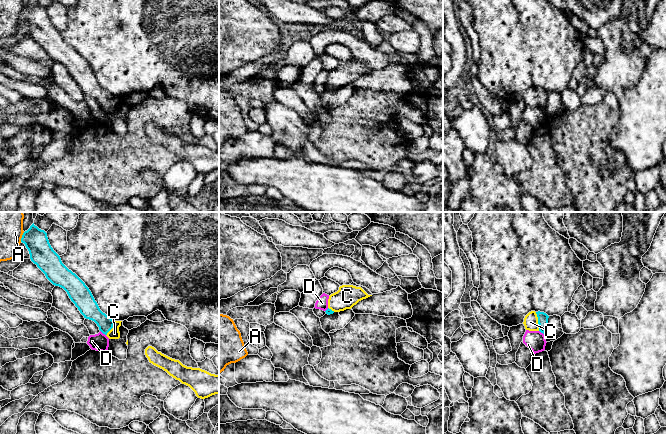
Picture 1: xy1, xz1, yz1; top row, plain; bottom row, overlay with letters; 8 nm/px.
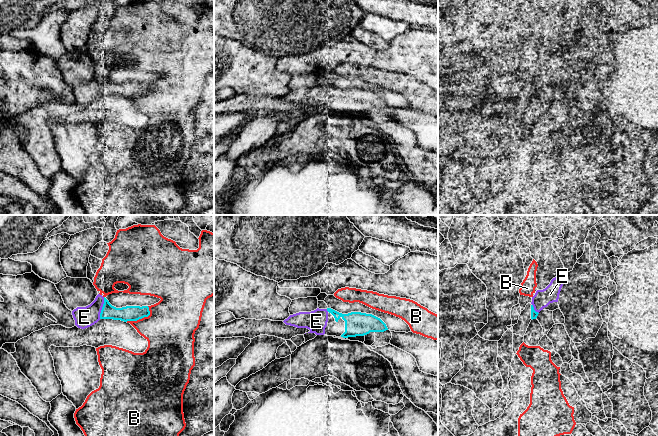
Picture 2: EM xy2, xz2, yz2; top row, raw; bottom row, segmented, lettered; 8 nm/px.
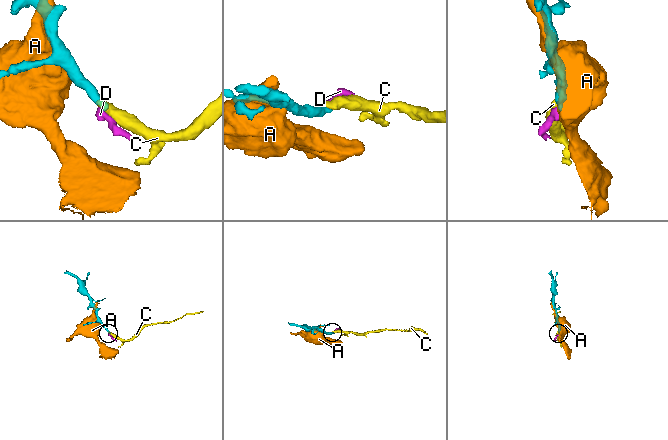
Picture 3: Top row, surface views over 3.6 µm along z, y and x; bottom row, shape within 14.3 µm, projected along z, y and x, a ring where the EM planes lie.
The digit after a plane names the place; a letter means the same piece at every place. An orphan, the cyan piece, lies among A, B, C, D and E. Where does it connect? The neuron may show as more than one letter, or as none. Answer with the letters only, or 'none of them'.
C, E

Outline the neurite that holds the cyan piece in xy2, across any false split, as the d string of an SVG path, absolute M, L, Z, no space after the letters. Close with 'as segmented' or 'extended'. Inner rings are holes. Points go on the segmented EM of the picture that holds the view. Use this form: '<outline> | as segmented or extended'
M98 294L95 300L86 307L77 307L72 311L75 325L78 328L85 329L100 319L113 319L127 321L137 321L150 315L148 306L126 306L116 308L109 301Z | extended

